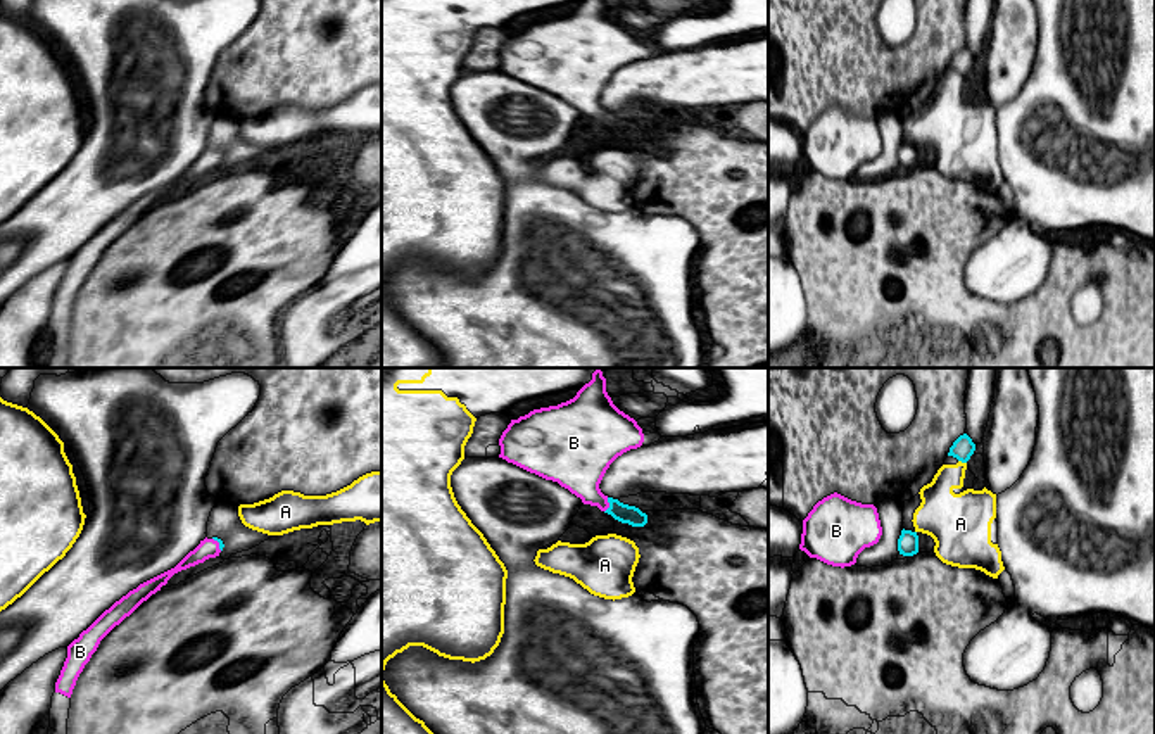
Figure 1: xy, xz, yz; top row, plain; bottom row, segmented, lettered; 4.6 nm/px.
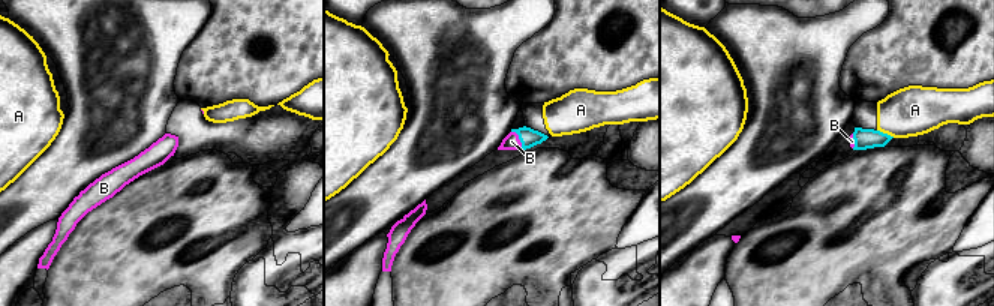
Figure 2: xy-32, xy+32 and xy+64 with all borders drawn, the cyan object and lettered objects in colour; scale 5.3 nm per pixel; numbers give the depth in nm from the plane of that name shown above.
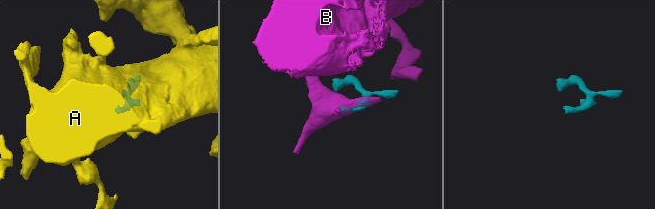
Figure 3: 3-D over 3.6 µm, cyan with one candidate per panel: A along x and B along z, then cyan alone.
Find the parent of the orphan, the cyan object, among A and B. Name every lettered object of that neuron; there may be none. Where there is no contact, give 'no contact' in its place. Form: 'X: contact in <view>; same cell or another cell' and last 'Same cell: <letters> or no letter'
A: contact in yz; another cell
B: contact in xz; same cell
Same cell: B

